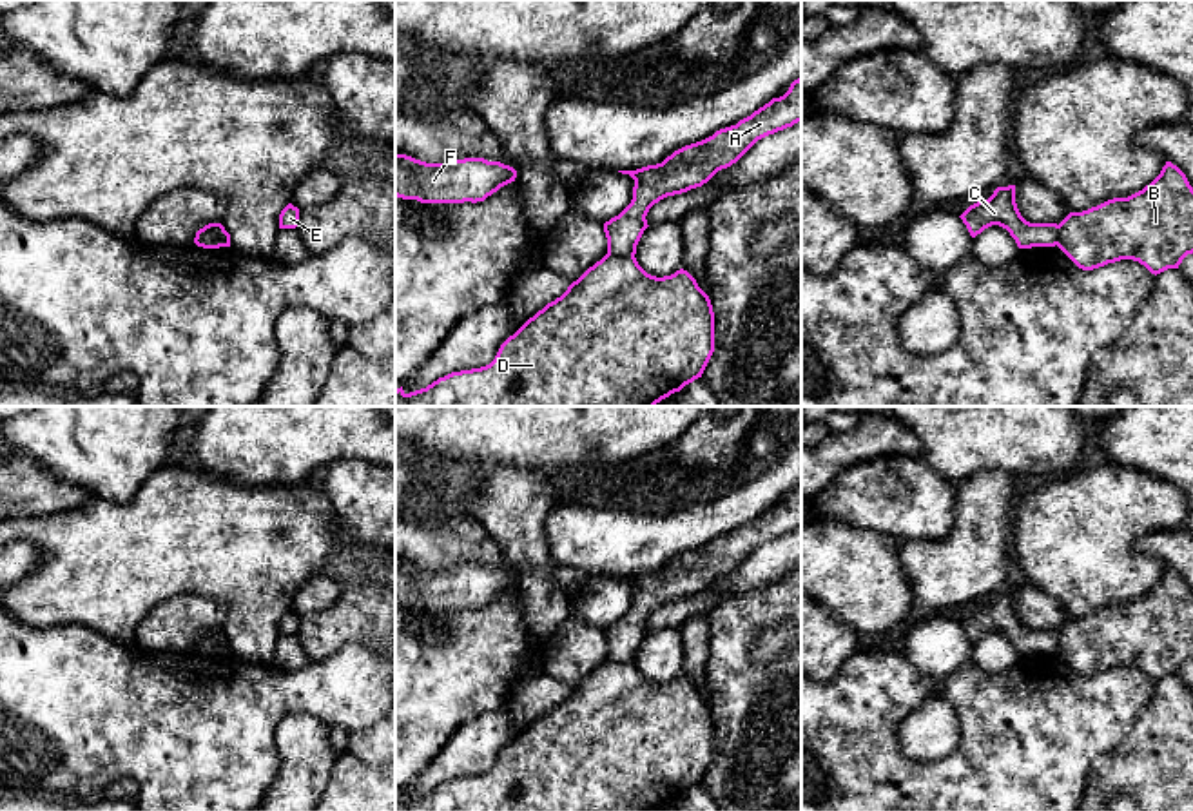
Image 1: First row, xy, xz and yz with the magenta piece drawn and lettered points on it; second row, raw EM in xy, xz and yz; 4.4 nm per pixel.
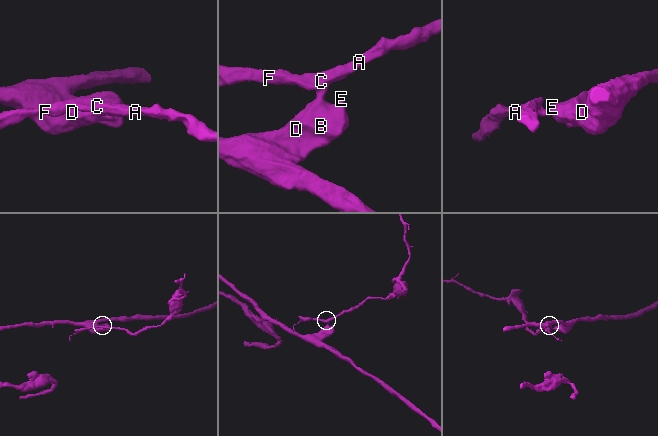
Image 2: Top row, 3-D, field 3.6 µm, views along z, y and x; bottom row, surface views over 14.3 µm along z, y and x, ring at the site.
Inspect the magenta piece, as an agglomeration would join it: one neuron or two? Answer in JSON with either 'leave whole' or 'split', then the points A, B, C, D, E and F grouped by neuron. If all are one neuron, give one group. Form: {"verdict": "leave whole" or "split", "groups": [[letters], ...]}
{"verdict": "split", "groups": [["A", "C", "F"], ["B", "D", "E"]]}

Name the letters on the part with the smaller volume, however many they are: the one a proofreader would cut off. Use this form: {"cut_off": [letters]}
{"cut_off": ["A", "C", "F"]}

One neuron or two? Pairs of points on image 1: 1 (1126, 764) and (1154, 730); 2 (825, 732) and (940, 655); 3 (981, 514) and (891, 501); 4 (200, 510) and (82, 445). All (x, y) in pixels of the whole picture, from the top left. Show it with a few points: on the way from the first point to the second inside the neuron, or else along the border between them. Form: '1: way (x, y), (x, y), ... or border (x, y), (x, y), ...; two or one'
1: way (1135, 755), (1148, 739); one
2: border (903, 654), (918, 670), (936, 679), (960, 668); two
3: border (958, 490), (950, 530), (943, 537), (925, 541); two
4: border (169, 461), (158, 467), (129, 499), (106, 499); two

